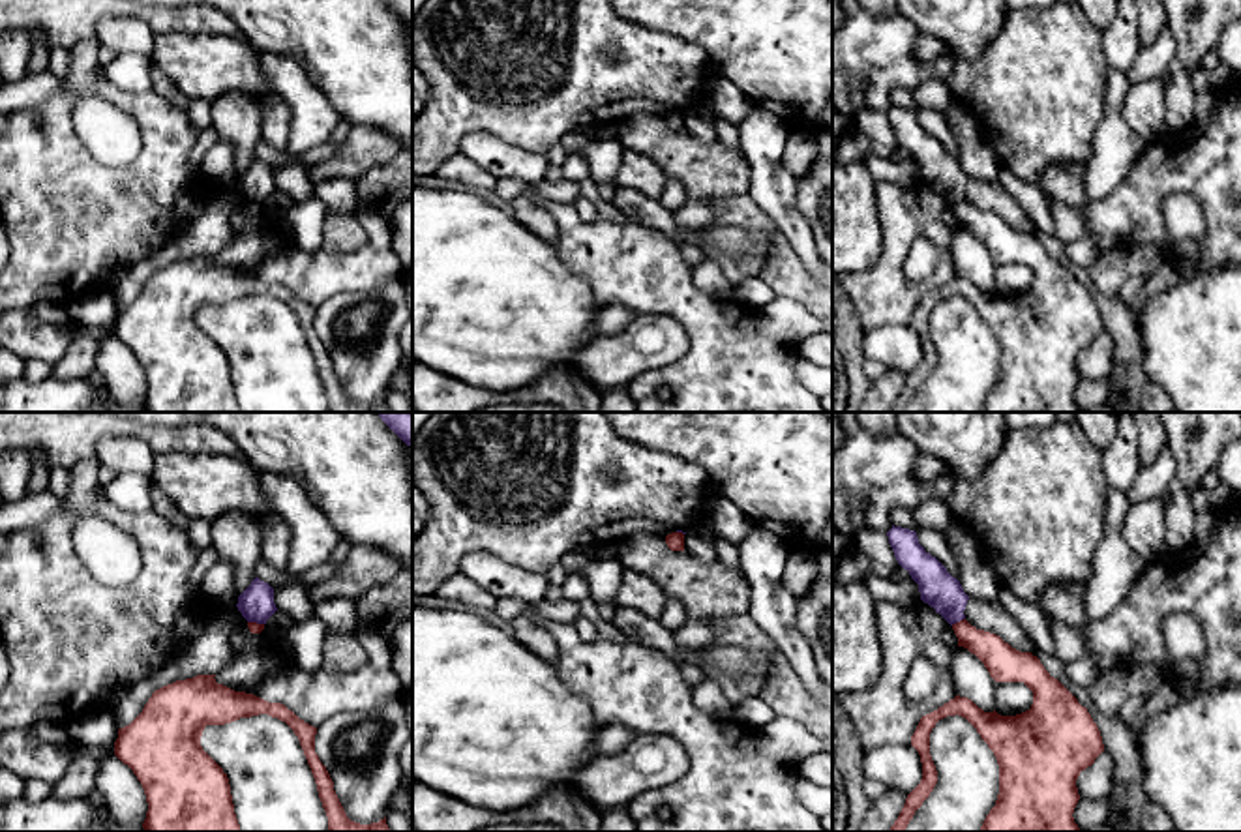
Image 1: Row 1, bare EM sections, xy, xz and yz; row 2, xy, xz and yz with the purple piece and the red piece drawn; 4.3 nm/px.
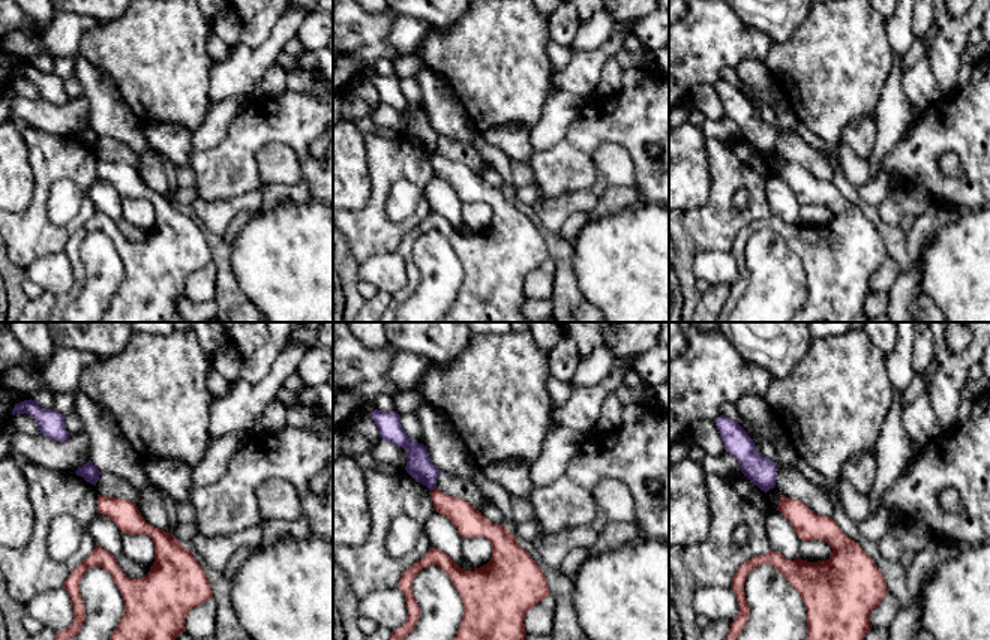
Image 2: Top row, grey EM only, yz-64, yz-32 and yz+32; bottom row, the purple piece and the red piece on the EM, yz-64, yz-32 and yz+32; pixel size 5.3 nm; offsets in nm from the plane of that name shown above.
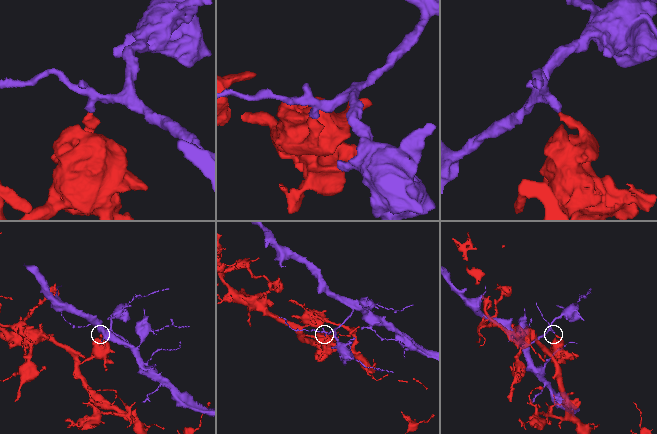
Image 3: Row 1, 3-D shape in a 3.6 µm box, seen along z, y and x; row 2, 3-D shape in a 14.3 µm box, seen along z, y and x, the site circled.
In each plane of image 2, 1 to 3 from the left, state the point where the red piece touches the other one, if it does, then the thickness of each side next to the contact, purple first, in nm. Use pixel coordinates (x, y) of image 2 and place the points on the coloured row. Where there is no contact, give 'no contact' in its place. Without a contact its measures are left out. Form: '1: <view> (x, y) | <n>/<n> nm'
1: no contact
2: yz-32 (432, 487) | 140/160 nm
3: no contact

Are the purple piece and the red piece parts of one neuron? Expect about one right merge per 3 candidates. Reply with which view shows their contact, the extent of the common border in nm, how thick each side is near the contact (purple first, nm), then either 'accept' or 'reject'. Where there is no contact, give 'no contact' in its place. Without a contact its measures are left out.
meets purple in yz; contact 70 nm long; 160 nm thick on the purple side, 150 nm on the other; reject

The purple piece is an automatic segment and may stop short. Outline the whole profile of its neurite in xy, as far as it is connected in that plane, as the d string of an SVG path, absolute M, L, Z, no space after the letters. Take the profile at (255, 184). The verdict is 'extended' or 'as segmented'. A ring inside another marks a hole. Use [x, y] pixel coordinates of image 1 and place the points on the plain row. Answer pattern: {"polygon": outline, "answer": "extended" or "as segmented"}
{"polygon": "M255 157L238 176L236 187L247 202L266 204L266 201L277 191L274 184L274 169Z", "answer": "as segmented"}

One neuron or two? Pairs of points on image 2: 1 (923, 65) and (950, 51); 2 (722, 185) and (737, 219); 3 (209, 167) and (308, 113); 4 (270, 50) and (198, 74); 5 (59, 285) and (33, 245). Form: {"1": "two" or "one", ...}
{"1": "two", "2": "one", "3": "one", "4": "two", "5": "two"}

